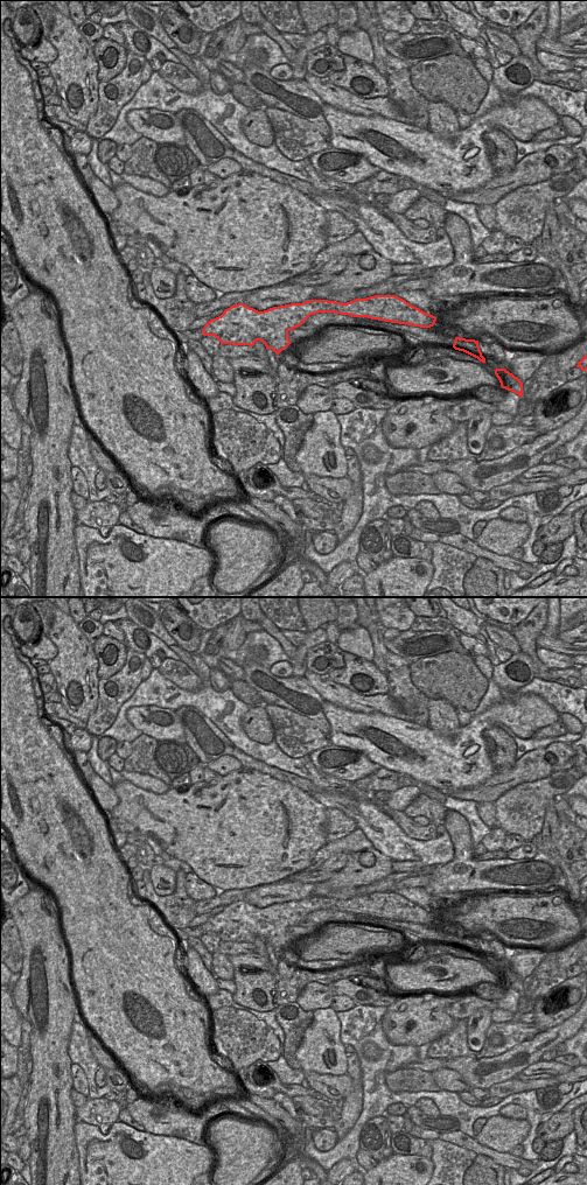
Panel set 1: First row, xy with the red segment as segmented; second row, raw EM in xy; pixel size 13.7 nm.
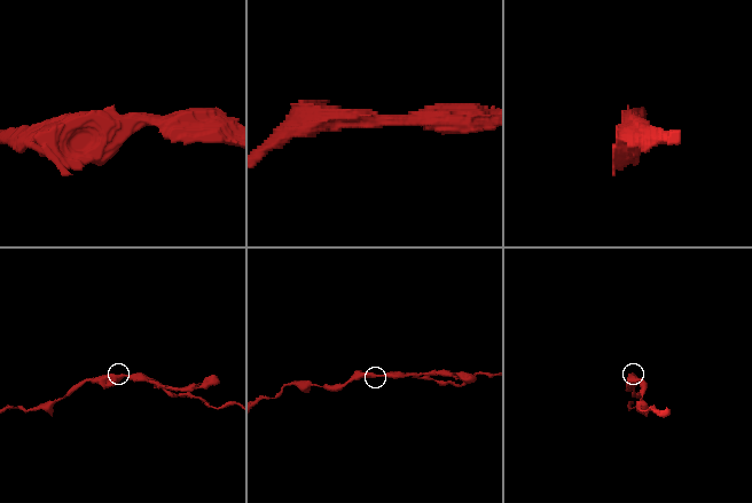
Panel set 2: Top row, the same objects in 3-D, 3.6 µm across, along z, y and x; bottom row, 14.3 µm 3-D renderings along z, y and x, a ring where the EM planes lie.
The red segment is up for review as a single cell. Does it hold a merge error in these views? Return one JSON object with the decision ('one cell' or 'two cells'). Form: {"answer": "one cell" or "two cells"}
{"answer": "one cell"}

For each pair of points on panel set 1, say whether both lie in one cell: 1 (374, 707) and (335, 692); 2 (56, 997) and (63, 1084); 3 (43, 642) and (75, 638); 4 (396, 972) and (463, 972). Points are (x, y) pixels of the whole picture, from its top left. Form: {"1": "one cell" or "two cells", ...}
{"1": "one cell", "2": "one cell", "3": "two cells", "4": "one cell"}

